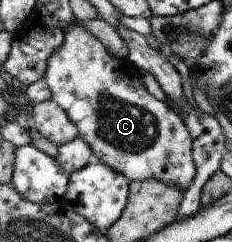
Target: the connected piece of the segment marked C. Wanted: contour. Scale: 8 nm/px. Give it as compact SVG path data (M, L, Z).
M74 20L71 25L65 28L63 44L48 58L48 67L43 79L45 79L49 88L52 89L52 99L57 101L57 104L60 104L61 108L65 109L65 112L68 112L68 116L76 123L80 131L79 136L83 137L88 142L94 154L93 160L103 161L111 168L116 169L117 172L127 177L129 183L133 181L157 179L176 186L178 189L185 192L187 188L191 187L193 182L195 182L197 164L193 158L192 135L186 124L183 124L184 120L181 120L165 102L159 102L157 98L153 98L153 96L145 90L145 86L143 86L143 82L141 82L141 76L139 76L139 70L133 66L133 63L131 63L128 58L120 59L114 57L112 53L107 52L101 40L85 29L79 21Z

